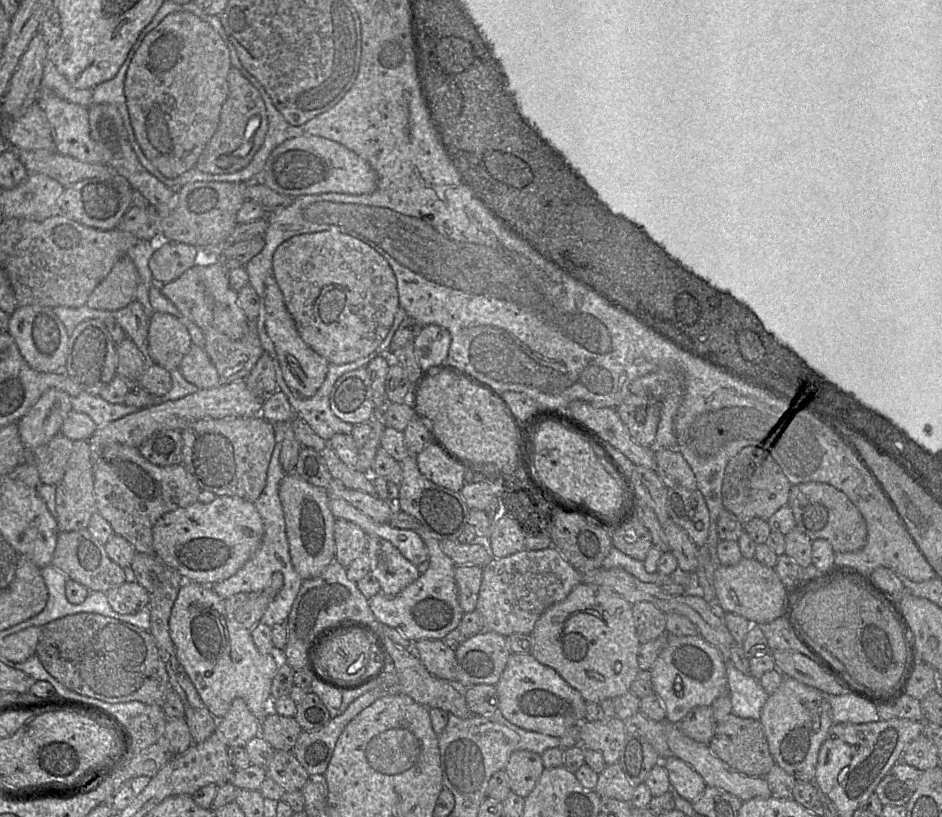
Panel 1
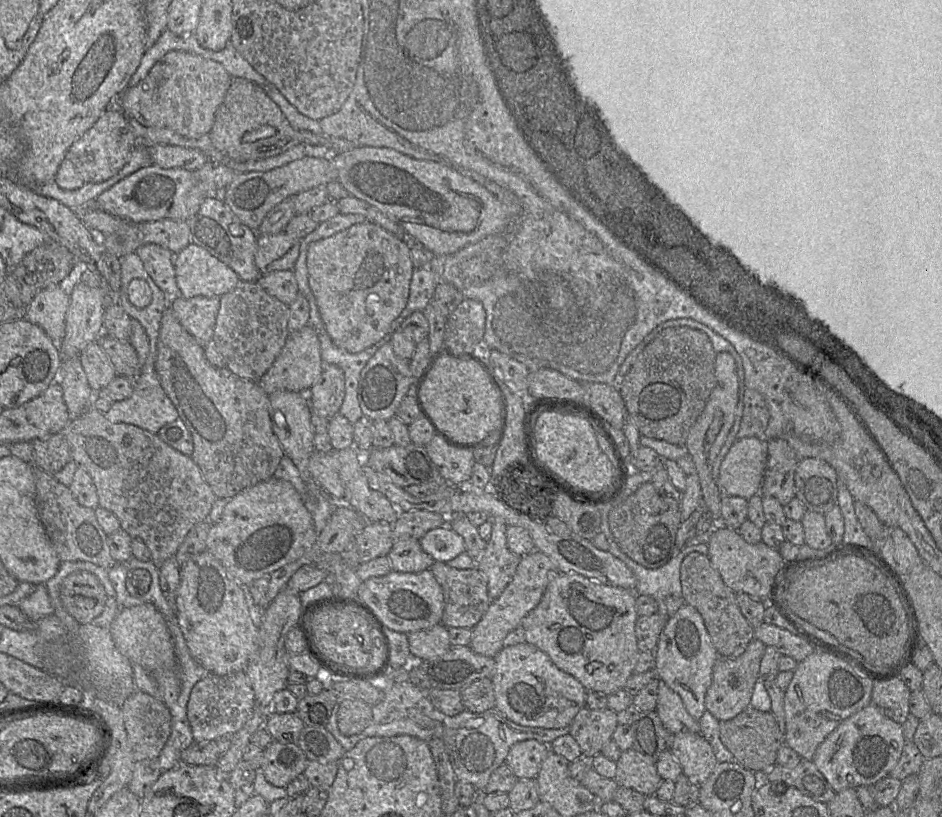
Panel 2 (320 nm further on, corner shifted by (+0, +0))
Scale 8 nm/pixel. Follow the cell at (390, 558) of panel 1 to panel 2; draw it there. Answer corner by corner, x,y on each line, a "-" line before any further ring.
416,538
395,540
387,556
392,571
396,572
419,573
430,569
434,563
434,559
422,549

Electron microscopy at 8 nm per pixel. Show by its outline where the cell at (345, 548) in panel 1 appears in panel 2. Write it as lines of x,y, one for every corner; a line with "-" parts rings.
367,522
356,537
359,563
365,563
380,556
387,556
393,544
393,524

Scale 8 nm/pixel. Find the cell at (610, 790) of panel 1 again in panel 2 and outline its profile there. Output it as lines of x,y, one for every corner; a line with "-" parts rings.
632,748
622,751
616,761
614,780
619,786
634,789
645,796
655,795
663,781
657,772
656,763
644,759

